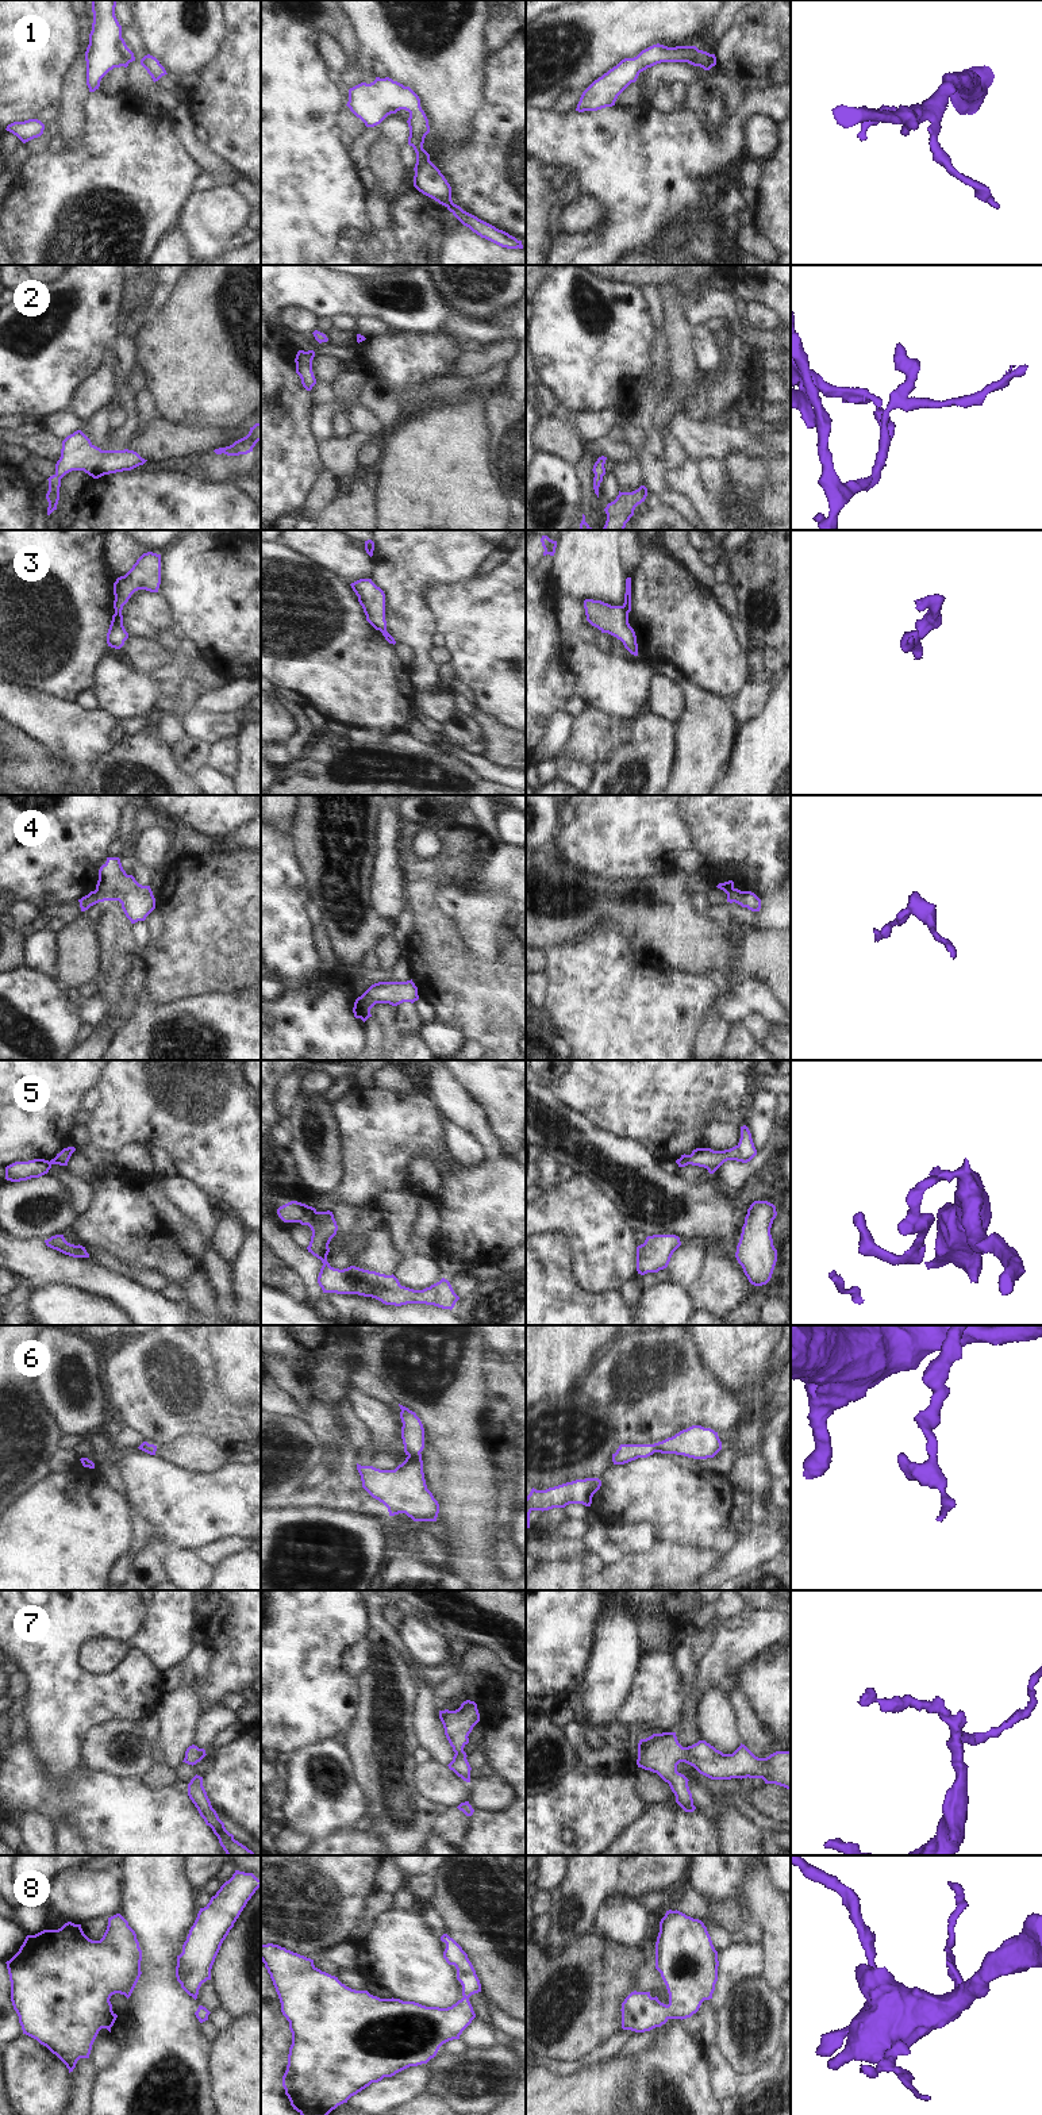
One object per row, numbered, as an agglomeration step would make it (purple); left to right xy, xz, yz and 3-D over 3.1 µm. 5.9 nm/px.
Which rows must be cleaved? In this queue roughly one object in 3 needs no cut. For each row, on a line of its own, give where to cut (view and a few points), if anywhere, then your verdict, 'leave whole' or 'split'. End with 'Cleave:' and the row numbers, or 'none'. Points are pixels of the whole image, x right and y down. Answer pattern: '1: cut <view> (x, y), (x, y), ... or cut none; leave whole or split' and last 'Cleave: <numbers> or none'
1: cut none; leave whole
2: cut none; leave whole
3: cut yz (622, 606), (627, 614); split
4: cut xz (360, 997), (369, 1010); split
5: cut xz (316, 1212), (307, 1224); split
6: cut none; leave whole
7: cut none; leave whole
8: cut none; leave whole
Cleave: 3, 4, 5

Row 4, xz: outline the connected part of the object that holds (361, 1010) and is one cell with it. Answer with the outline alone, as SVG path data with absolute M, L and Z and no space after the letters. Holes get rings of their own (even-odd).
M361 997L355 999L353 1013L355 1018L361 1018L364 1022L372 1017L368 1003Z

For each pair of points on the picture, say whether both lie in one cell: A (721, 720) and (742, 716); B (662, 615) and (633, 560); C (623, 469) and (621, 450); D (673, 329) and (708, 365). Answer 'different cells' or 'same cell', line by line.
A: different cells
B: different cells
C: different cells
D: different cells

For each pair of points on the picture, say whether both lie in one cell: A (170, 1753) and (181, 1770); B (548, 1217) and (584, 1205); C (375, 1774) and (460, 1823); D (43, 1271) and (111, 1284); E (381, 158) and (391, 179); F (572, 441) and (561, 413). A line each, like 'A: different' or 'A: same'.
A: different
B: same
C: different
D: same
E: same
F: different

